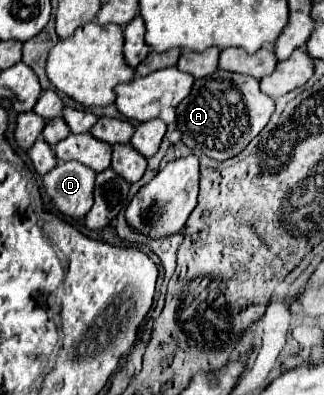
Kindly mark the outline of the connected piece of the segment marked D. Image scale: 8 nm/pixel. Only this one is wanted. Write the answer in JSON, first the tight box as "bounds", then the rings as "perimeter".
{"bounds":[43,163,97,219],"perimeter":[[[57,163],[43,177],[47,195],[51,197],[55,211],[63,217],[83,219],[93,205],[95,175],[97,173],[91,171],[91,167],[83,167],[83,163]]]}

